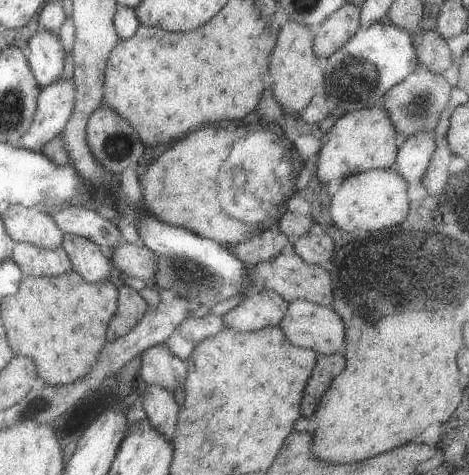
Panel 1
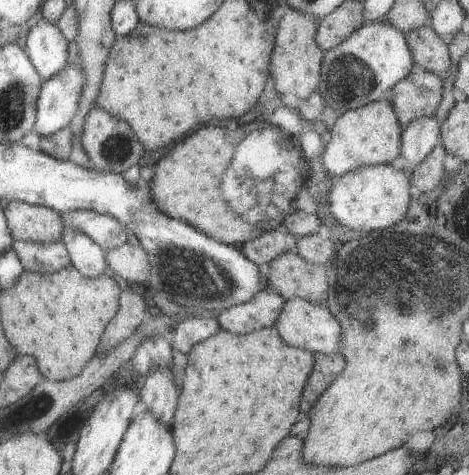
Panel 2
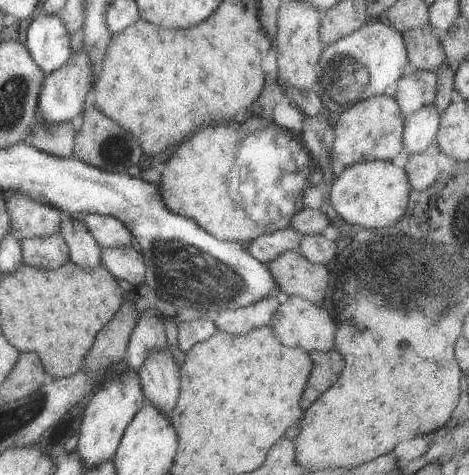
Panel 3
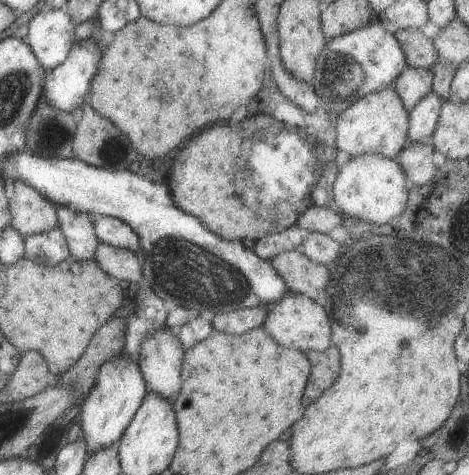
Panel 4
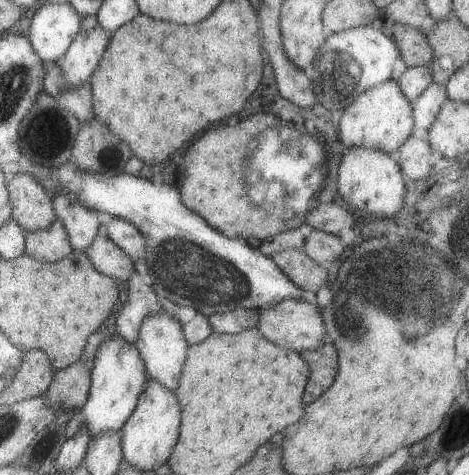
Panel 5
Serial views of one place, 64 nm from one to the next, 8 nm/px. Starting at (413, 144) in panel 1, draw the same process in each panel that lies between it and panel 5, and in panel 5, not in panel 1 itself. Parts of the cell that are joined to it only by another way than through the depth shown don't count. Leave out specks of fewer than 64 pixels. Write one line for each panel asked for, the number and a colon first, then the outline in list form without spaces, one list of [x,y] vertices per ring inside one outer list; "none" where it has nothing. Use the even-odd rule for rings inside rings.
2: [[[435,116],[413,120],[413,124],[409,124],[401,134],[399,154],[391,162],[391,168],[411,176],[413,168],[421,164],[421,160],[425,160],[425,156],[435,146],[441,146],[439,132],[441,132],[441,126],[437,124]]]
3: [[[433,104],[413,112],[405,118],[405,128],[401,134],[401,154],[393,158],[393,166],[405,170],[405,162],[409,156],[423,154],[431,144],[435,144],[435,134],[439,128],[439,114]]]
4: [[[429,92],[423,100],[419,100],[411,112],[409,112],[409,132],[407,132],[407,144],[423,144],[429,142],[435,124],[439,120],[443,100],[441,96]]]
5: [[[429,84],[429,88],[425,88],[413,102],[413,128],[411,134],[423,136],[427,134],[429,126],[433,124],[439,108],[443,106],[443,102],[447,100],[447,90],[441,84]]]

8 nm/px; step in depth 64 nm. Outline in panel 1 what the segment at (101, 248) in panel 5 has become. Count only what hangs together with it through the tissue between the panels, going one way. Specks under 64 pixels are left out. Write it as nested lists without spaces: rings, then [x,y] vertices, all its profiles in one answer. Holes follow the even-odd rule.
[[[123,242],[113,250],[109,260],[121,274],[139,278],[147,284],[151,284],[151,278],[155,276],[155,254],[141,244]]]

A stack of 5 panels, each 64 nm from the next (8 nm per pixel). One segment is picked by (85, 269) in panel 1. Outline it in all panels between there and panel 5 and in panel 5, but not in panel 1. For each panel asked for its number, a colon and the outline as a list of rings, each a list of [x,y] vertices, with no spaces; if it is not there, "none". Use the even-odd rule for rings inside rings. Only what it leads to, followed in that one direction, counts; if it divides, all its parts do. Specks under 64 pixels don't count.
2: [[[63,228],[61,244],[65,246],[71,268],[77,270],[81,276],[95,278],[107,272],[103,250],[95,242],[91,242],[85,234],[75,232],[71,228]]]
3: [[[61,214],[59,236],[63,238],[69,250],[69,260],[73,266],[81,268],[83,272],[93,272],[97,270],[97,266],[101,266],[99,262],[101,248],[97,246],[97,242],[91,238],[91,234],[81,222],[73,220],[71,216]]]
4: [[[57,208],[57,226],[65,236],[71,258],[93,260],[99,240],[93,234],[91,214],[75,212],[71,208]]]
5: [[[53,196],[53,210],[59,224],[63,224],[69,236],[73,252],[85,254],[85,250],[89,250],[89,246],[93,244],[93,238],[99,234],[97,210],[79,204],[71,196]]]

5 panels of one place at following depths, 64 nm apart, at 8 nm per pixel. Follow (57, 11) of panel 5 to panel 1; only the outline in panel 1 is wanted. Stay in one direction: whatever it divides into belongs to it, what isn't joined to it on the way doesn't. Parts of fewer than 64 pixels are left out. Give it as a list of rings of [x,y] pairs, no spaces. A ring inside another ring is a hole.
[[[37,30],[27,40],[27,50],[27,64],[39,88],[45,88],[61,78],[63,60],[67,58],[67,52],[55,32]]]

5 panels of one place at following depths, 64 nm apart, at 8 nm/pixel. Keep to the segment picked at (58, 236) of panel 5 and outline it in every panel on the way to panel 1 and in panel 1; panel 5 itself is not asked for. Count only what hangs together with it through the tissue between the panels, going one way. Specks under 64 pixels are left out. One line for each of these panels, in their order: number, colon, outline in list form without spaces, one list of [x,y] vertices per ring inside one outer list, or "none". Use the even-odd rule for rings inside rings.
1: [[[15,244],[9,260],[19,264],[23,276],[47,278],[71,270],[71,260],[61,246],[47,250],[33,244]]]
2: [[[61,240],[51,244],[37,244],[37,242],[13,242],[11,248],[23,268],[23,272],[35,274],[53,274],[61,272],[61,268],[69,268],[69,256]]]
3: [[[59,234],[19,240],[19,252],[23,264],[37,270],[55,270],[69,260],[69,250]]]
4: [[[59,226],[51,228],[49,232],[43,232],[43,234],[25,236],[25,240],[23,240],[23,258],[25,260],[53,266],[53,264],[63,262],[69,256],[71,256],[69,248],[67,248],[65,236],[59,230]]]

